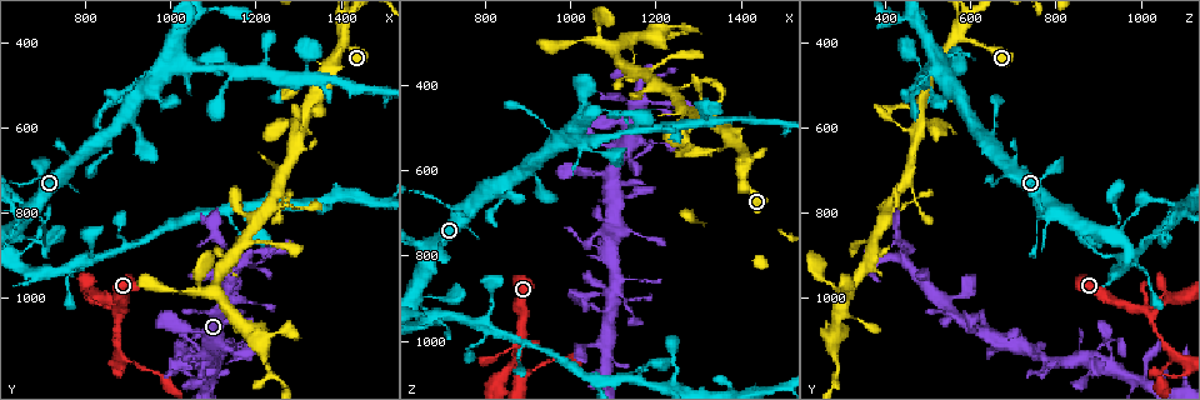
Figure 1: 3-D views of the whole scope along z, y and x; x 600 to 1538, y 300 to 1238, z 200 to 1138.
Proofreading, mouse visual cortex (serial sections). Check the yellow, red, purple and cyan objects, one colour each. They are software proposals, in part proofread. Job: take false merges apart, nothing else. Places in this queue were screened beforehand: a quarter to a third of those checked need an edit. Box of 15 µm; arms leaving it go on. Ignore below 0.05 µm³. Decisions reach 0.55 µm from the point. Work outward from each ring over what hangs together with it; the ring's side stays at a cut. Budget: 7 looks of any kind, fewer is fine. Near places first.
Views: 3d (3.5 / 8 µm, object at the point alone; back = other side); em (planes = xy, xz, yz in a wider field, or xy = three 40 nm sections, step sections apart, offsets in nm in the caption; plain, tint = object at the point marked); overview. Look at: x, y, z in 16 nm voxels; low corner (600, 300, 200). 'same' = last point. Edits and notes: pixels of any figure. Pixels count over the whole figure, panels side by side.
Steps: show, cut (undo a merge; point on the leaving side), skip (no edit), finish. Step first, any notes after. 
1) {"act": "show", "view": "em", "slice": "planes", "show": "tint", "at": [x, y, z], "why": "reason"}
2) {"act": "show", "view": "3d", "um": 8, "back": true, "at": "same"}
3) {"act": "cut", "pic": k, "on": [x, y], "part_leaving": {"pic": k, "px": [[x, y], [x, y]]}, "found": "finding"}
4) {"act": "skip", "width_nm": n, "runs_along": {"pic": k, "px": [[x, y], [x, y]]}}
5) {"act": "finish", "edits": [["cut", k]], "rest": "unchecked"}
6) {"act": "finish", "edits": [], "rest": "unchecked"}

{"act": "show", "view": "3d", "um": 3.5, "at": [1090, 1175, 895], "why": "sharp bend"}

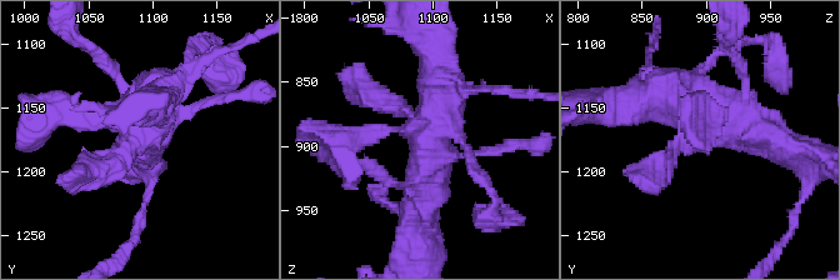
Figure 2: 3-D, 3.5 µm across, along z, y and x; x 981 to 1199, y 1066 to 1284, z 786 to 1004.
{"act": "show", "view": "em", "slice": "xy", "step": 3, "show": "tint", "at": "same", "why": "now the EM"}

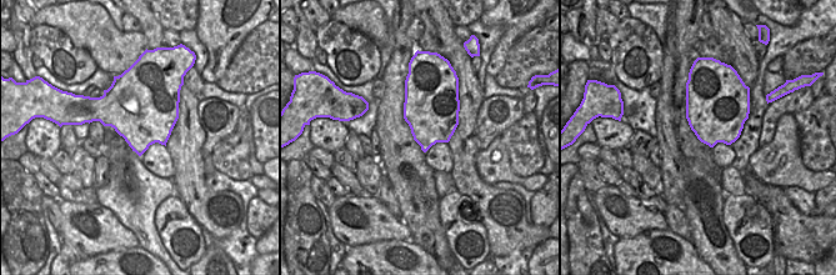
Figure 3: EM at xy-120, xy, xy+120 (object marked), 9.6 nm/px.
{"act": "skip", "found": "one cell here"}

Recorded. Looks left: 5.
{"act": "show", "view": "3d", "um": 8, "at": [790, 920, 960], "why": "looks like a crossing"}

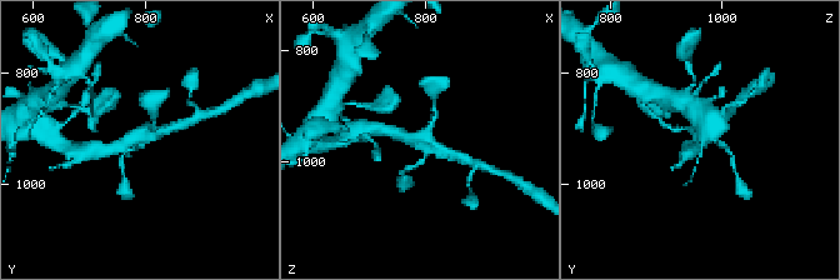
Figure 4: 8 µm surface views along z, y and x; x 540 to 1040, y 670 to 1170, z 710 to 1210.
{"act": "show", "view": "em", "slice": "xy", "step": 1, "show": "tint", "at": [795, 915, 960], "arms": 4, "arm_widths_nm": [150, 150, 250, 350]}

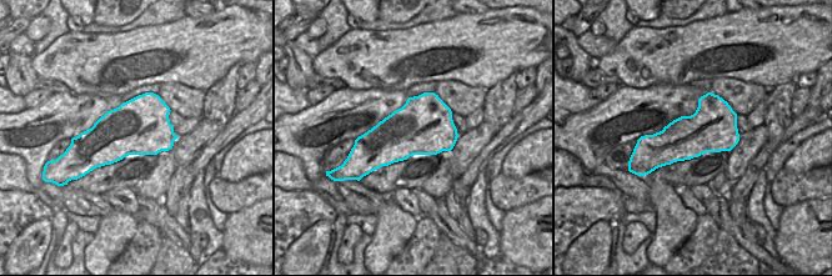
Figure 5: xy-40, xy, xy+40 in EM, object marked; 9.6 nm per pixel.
{"act": "skip", "width_nm": 550, "runs_along": {"pic": 4, "px": [[388, 130], [450, 153]]}, "found": "continuous, no second cell"}

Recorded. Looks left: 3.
{"act": "show", "view": "3d", "um": 3.5, "back": true, "at": [885, 1020, 1010], "why": "four arms meet"}

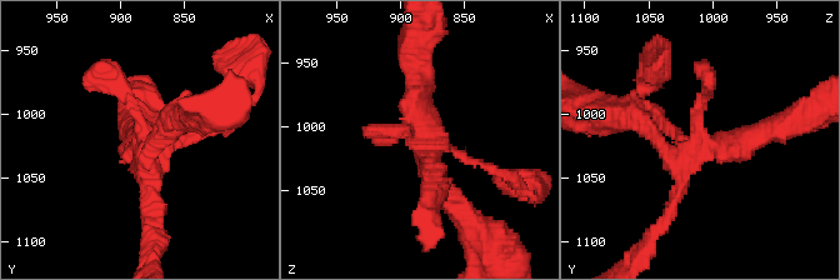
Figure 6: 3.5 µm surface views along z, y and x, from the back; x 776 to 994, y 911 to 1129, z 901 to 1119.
{"act": "show", "view": "em", "slice": "xy", "step": 5, "show": "tint", "at": [876, 1026, 1008]}

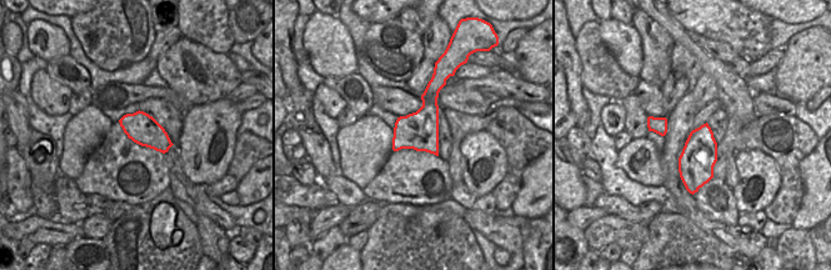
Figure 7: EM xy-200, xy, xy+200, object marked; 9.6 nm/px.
{"act": "show", "view": "em", "slice": "planes", "show": "tint", "at": "same"}

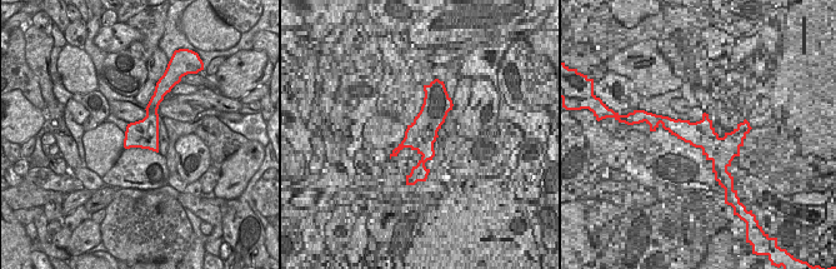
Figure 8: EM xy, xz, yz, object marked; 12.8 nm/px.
{"act": "skip", "runs_along": {"pic": 6, "px": [[778, 126], [701, 145], [663, 223]]}, "found": "continuous, no second cell"}

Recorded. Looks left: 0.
{"act": "finish", "edits": [], "rest": "unchecked"}

